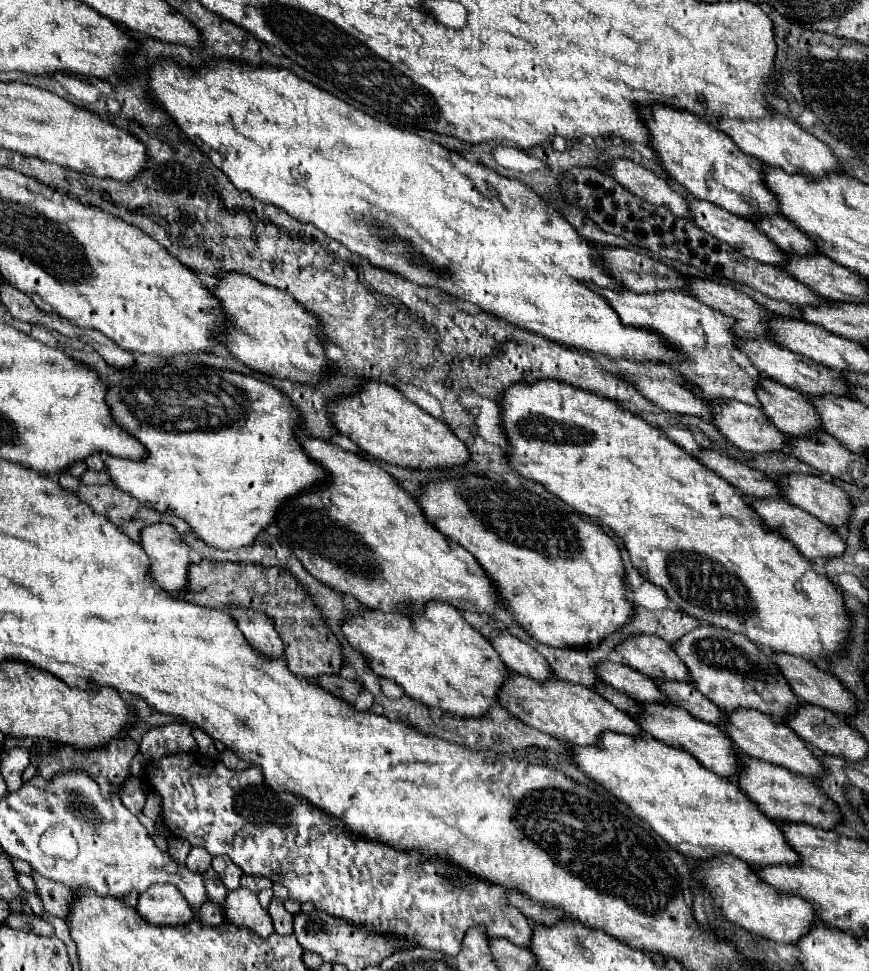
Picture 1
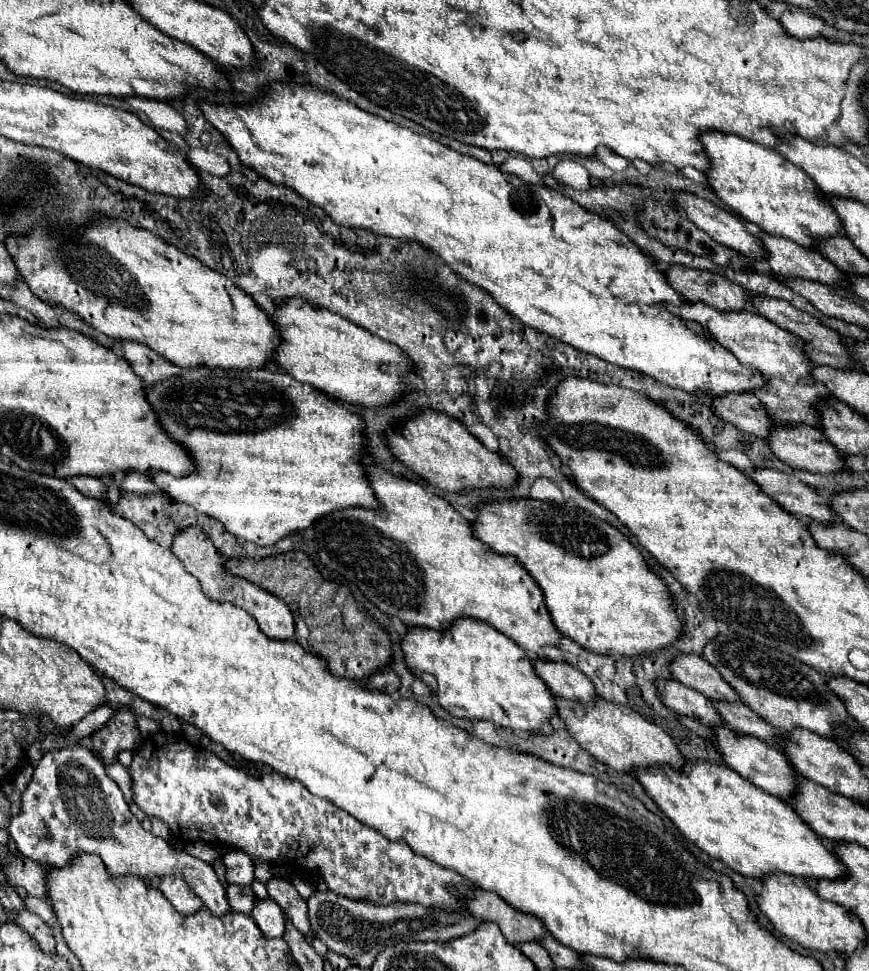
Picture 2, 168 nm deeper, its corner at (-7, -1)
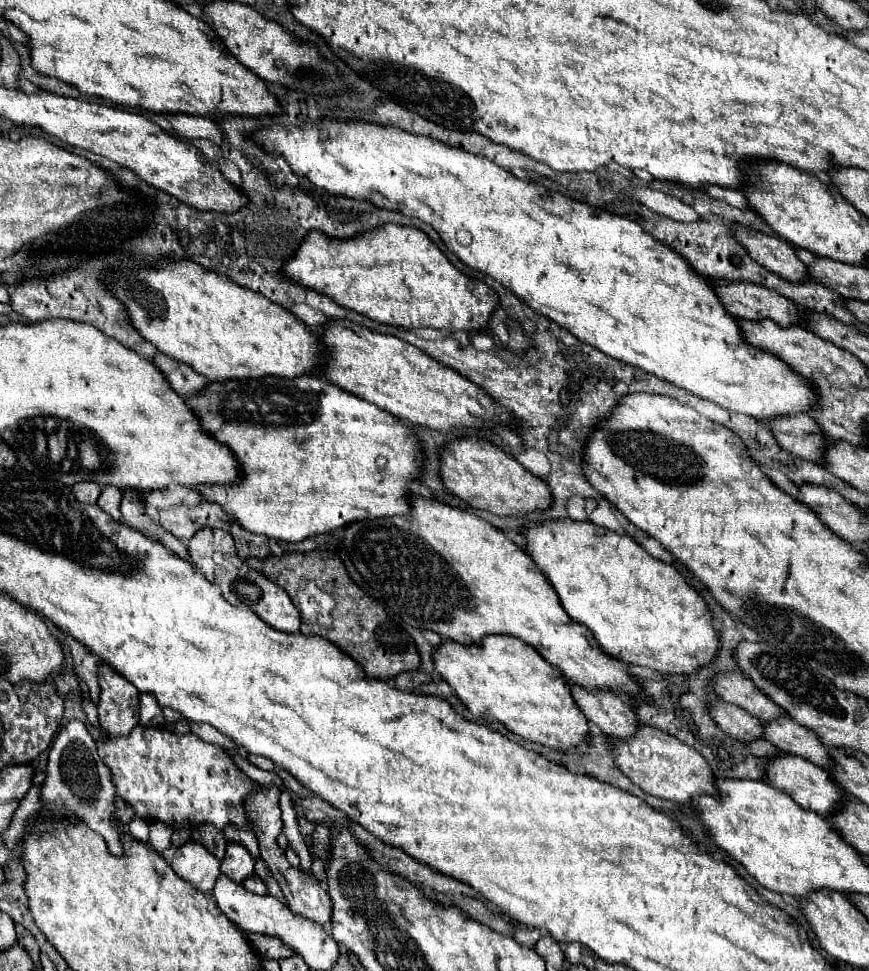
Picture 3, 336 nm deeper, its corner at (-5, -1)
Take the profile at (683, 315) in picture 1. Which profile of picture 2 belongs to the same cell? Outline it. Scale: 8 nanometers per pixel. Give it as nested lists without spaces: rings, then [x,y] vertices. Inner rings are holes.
[[[682,303],[678,307],[668,305],[672,313],[676,313],[682,321],[694,321],[704,331],[710,333],[710,337],[724,345],[742,365],[756,367],[764,377],[764,387],[754,389],[754,395],[764,405],[764,411],[772,419],[772,423],[804,423],[804,425],[818,425],[818,415],[814,413],[814,403],[818,399],[828,399],[830,393],[824,389],[824,385],[816,385],[810,377],[812,363],[804,357],[802,341],[790,335],[788,331],[780,329],[776,323],[766,321],[764,317],[752,313],[752,311],[718,311],[710,305],[698,303]]]

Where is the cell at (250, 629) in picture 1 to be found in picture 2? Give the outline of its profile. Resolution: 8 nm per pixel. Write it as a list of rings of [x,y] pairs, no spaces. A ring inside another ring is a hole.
[[[188,527],[188,529],[178,531],[170,551],[182,561],[186,571],[192,573],[200,581],[202,591],[204,591],[206,597],[210,597],[212,601],[218,601],[218,603],[228,601],[228,603],[244,609],[248,615],[252,615],[256,619],[260,631],[266,637],[272,637],[272,639],[278,639],[278,641],[292,641],[292,637],[294,637],[294,619],[292,619],[292,613],[290,613],[288,605],[284,605],[284,601],[278,601],[278,597],[272,597],[270,593],[264,593],[264,589],[260,589],[258,585],[252,585],[244,579],[226,575],[224,565],[222,565],[224,563],[222,555],[216,551],[212,541],[202,533],[200,527]]]

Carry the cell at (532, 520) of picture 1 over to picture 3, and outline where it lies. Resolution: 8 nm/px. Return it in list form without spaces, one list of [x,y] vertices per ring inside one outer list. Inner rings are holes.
[[[566,519],[530,525],[524,529],[524,537],[528,539],[530,557],[550,579],[566,613],[574,621],[586,625],[608,655],[670,675],[694,675],[716,659],[720,651],[720,633],[712,625],[712,613],[704,597],[688,585],[680,571],[654,559],[628,535],[618,535],[594,523]]]

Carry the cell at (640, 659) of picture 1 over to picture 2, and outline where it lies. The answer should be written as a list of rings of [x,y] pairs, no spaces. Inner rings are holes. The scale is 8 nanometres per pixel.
[[[678,653],[670,669],[672,669],[670,673],[672,679],[676,679],[678,683],[690,689],[696,689],[708,699],[740,701],[740,697],[736,697],[736,691],[728,683],[724,683],[720,673],[716,673],[716,669],[708,665],[708,661],[704,661],[700,655]]]

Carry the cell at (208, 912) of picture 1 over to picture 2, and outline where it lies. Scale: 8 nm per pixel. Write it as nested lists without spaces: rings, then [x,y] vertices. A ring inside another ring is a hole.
[[[228,885],[226,887],[226,897],[228,897],[228,905],[232,913],[244,913],[250,915],[252,907],[254,907],[254,893],[250,887],[238,887],[238,885]]]

